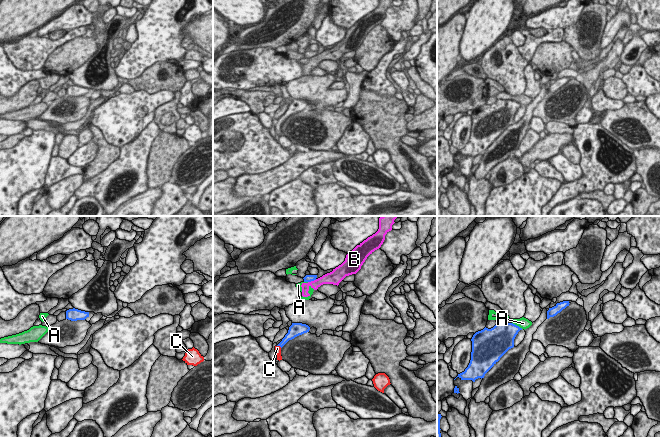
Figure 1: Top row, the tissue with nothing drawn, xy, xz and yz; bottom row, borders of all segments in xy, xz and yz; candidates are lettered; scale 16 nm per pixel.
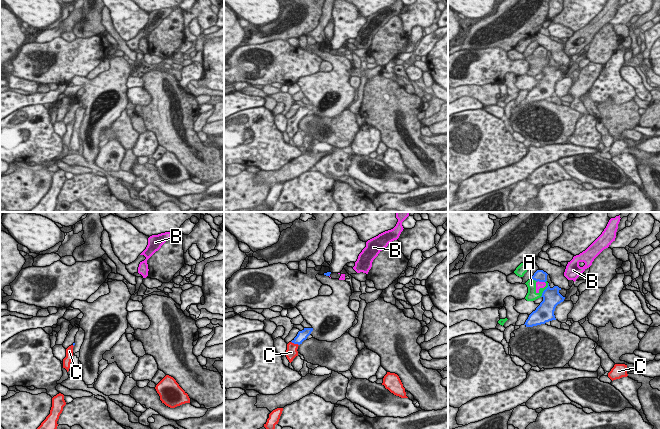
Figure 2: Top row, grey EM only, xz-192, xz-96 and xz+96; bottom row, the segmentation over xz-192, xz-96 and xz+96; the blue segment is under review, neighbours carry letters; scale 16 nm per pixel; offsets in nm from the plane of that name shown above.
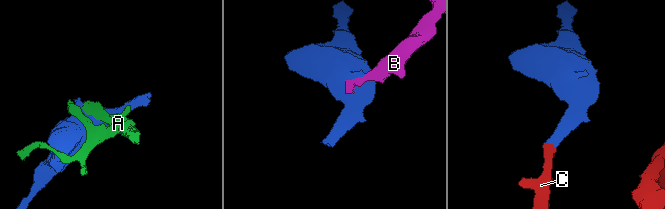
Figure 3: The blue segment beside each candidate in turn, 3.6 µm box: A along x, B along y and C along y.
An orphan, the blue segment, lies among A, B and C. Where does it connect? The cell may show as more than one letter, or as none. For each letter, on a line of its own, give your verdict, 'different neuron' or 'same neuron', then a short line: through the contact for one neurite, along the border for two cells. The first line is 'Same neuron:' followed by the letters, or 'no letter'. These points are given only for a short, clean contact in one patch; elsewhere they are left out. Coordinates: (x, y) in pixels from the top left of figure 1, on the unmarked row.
Same neuron: C
A: different neuron
B: different neuron | xz (316, 55), (308, 58)
C: same neuron | xz (290, 111), (279, 121), (277, 124)

